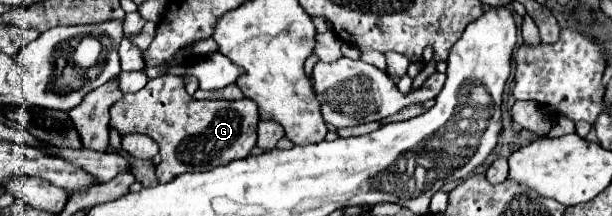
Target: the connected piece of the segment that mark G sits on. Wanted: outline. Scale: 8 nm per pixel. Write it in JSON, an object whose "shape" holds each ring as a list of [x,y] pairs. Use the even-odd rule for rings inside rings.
{"shape":[[[163,75],[149,79],[149,83],[141,91],[127,93],[117,103],[113,103],[109,113],[109,127],[117,133],[141,133],[151,137],[159,145],[159,183],[167,183],[175,175],[187,171],[211,171],[213,167],[243,159],[251,153],[257,141],[259,113],[255,103],[251,103],[249,99],[195,101],[185,91],[183,75]]]}

